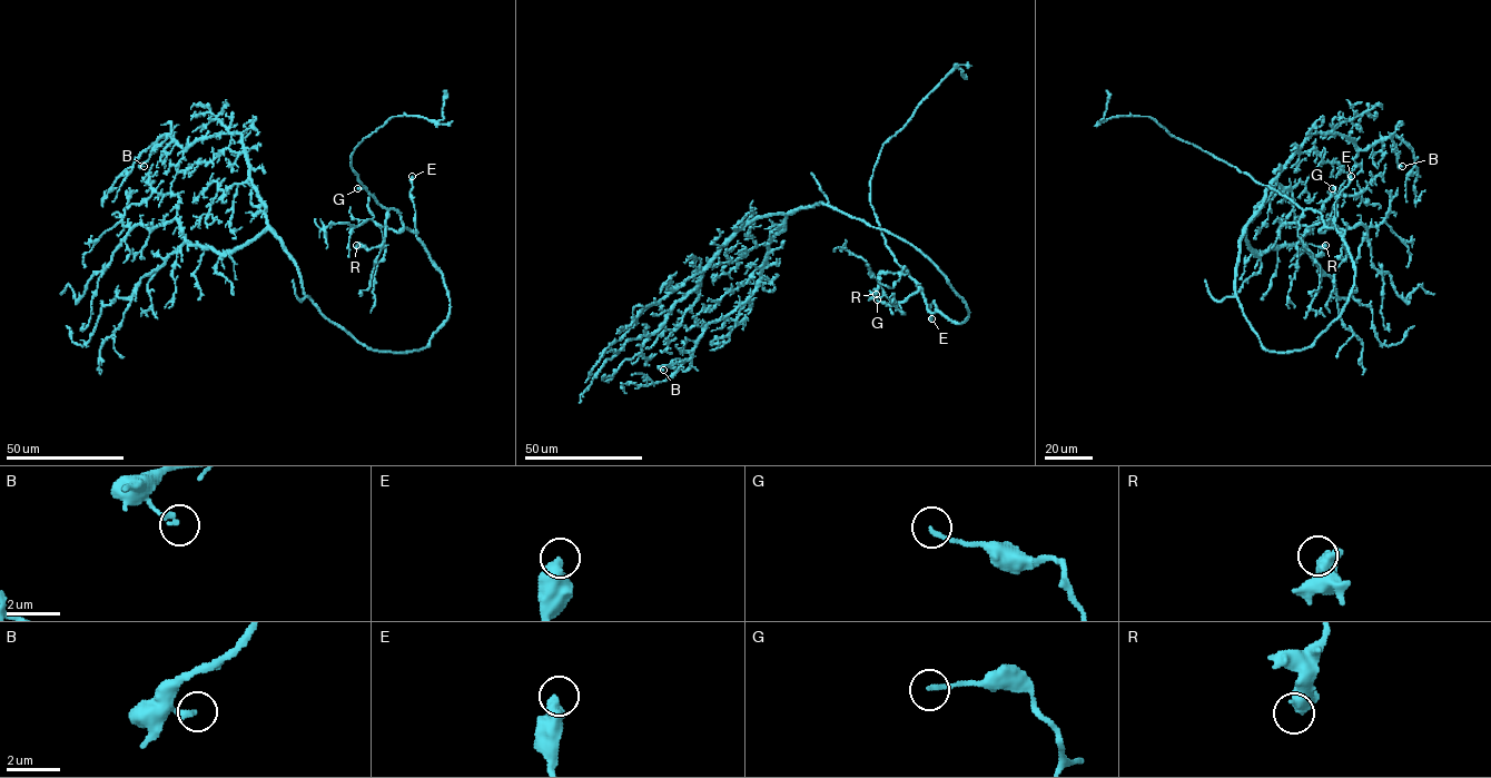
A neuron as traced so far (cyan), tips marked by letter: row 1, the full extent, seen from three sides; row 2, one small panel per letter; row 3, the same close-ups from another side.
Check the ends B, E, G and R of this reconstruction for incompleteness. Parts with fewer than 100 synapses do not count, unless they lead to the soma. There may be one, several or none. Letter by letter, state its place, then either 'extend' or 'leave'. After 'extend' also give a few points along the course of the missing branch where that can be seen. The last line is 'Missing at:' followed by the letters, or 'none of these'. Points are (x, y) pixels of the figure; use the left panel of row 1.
B: place (144, 166); leave
E: place (412, 176); leave
G: place (357, 188); leave
R: place (356, 245); leave
Missing at: none of these

